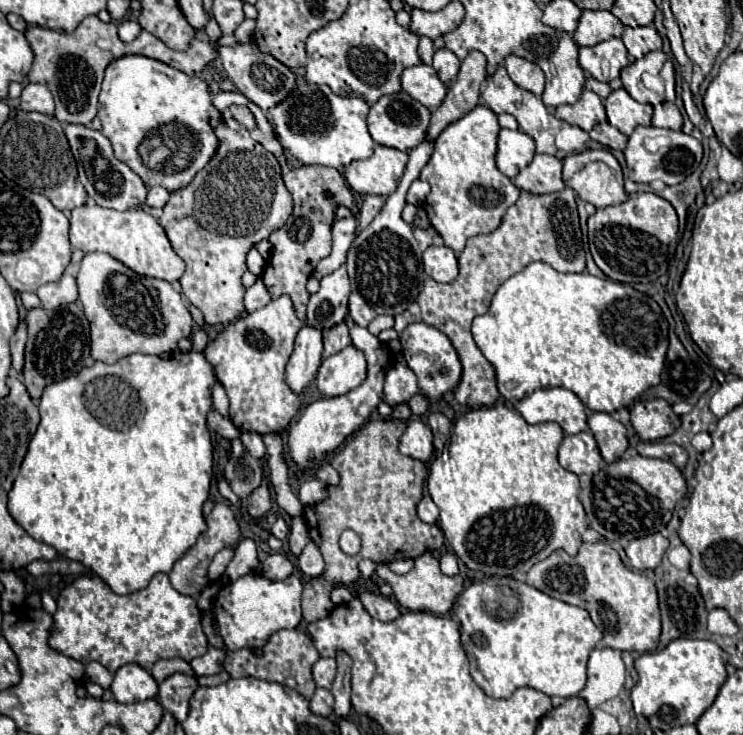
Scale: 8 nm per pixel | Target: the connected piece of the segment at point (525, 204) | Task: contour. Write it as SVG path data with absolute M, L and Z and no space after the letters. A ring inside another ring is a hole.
M565 187L561 193L547 195L535 195L521 189L517 203L509 207L495 231L489 235L475 235L467 241L467 247L459 255L459 277L453 283L443 285L433 279L423 283L423 289L417 297L421 319L451 339L463 365L463 379L455 391L455 399L459 403L469 407L491 407L497 403L499 391L495 385L495 371L471 337L471 321L473 317L487 313L495 291L505 279L519 273L533 261L545 261L561 273L585 271L585 251L581 243L573 189Z

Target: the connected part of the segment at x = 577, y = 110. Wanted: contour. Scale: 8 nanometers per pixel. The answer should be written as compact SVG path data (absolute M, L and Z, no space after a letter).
M583 89L579 101L575 105L561 105L555 109L555 115L571 125L581 127L583 131L591 131L593 125L607 121L603 101L589 89Z

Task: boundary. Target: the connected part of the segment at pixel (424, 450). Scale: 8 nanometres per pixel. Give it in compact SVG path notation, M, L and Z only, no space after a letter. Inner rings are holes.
M411 419L399 439L399 451L413 459L427 461L433 453L433 433L429 425L419 419Z

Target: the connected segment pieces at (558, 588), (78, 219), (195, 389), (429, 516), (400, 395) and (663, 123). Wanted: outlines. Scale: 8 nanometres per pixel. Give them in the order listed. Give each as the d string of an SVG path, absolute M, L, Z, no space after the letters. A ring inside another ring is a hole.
M605 541L583 543L575 557L565 551L551 553L545 561L539 561L529 569L527 585L569 605L585 607L603 633L601 647L651 653L659 643L661 617L655 583L643 573L625 567L619 553Z
M81 205L71 211L69 221L71 221L69 241L75 249L81 249L83 253L91 253L91 251L107 253L139 275L163 279L169 283L181 279L185 271L185 263L171 249L171 243L163 227L143 209L129 209L119 213L115 209L103 209L97 205Z
M191 351L191 353L169 355L169 357L133 353L129 357L119 359L113 365L97 361L93 367L87 367L73 377L47 385L41 397L41 405L39 405L39 413L41 413L39 427L33 439L29 441L27 455L9 491L9 513L33 539L55 547L67 559L79 561L87 569L95 571L119 595L127 595L127 593L143 589L145 585L149 585L155 573L169 573L175 561L183 557L183 553L189 547L193 547L199 535L205 531L203 503L209 497L209 483L211 483L211 473L213 473L213 445L211 445L211 435L205 423L205 415L211 409L211 389L215 383L217 383L215 371L205 359L205 355L199 351Z
M427 493L421 497L421 501L419 501L419 505L417 505L417 515L419 515L419 519L423 519L425 523L435 523L437 517L439 517L439 509L437 509L437 505L433 503L433 499L431 499Z
M395 363L385 377L383 401L393 407L399 403L407 403L415 393L419 393L419 387L413 371L405 363Z
M663 101L655 107L655 113L653 113L653 127L665 127L665 129L673 129L673 131L679 131L683 125L683 117L679 113L679 109L669 103L669 101Z

